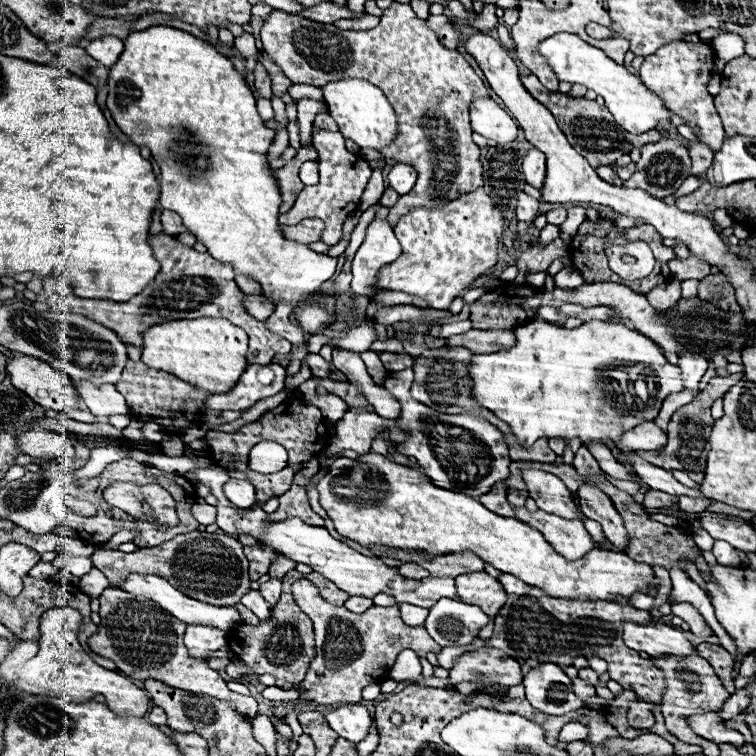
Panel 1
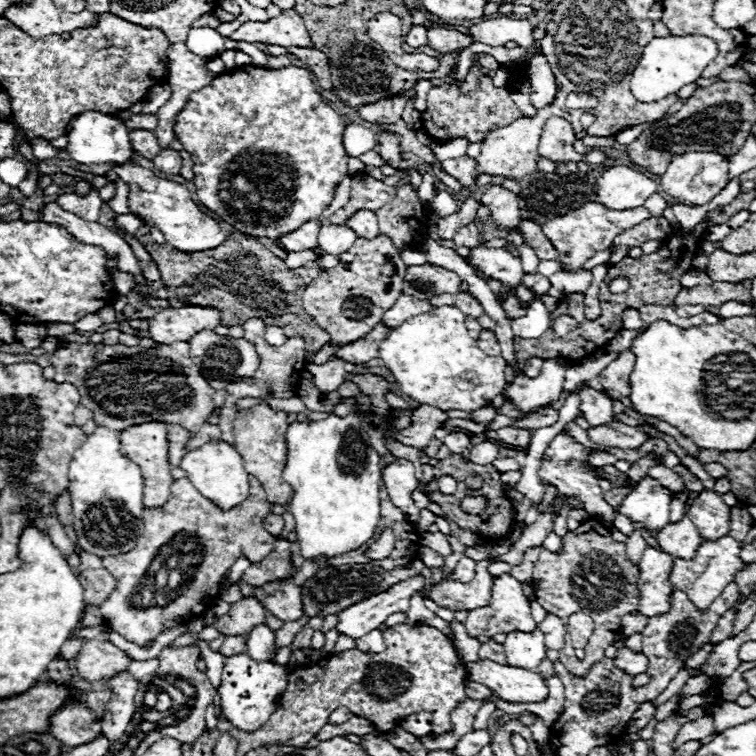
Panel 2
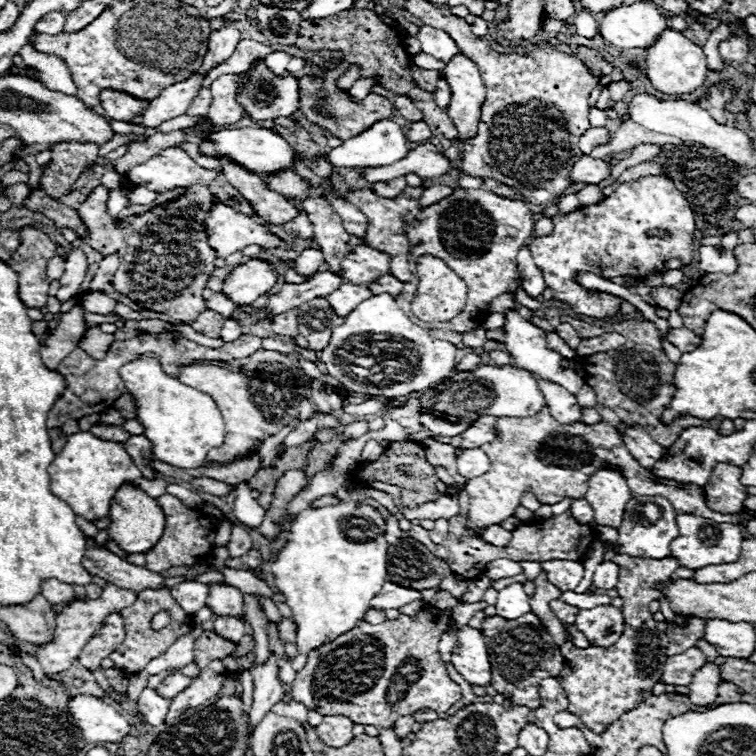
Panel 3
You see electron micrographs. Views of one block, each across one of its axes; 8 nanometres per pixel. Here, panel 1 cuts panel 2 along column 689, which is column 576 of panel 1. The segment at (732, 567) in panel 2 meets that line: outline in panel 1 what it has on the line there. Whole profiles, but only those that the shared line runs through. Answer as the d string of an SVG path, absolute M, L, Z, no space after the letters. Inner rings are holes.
M376 452L364 454L356 460L336 458L326 476L318 480L316 490L320 492L320 504L334 522L336 532L370 548L388 566L400 566L400 562L382 556L380 548L372 548L374 544L414 550L428 556L472 550L500 572L514 574L526 584L538 586L556 598L610 602L612 596L630 598L634 592L646 592L648 584L658 586L658 578L648 564L636 564L622 552L596 548L580 560L566 560L528 524L516 518L496 516L478 500L464 494L436 488L432 480L418 470L390 462Z

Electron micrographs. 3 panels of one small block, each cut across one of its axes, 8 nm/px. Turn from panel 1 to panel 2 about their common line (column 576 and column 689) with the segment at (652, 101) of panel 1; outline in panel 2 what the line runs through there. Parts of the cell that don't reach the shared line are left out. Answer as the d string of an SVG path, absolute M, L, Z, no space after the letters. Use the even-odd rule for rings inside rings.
M666 36L666 38L654 38L646 44L642 58L638 60L630 90L640 102L656 102L662 100L668 94L676 94L682 86L696 82L702 76L702 70L714 60L718 54L718 48L714 40L706 36Z

